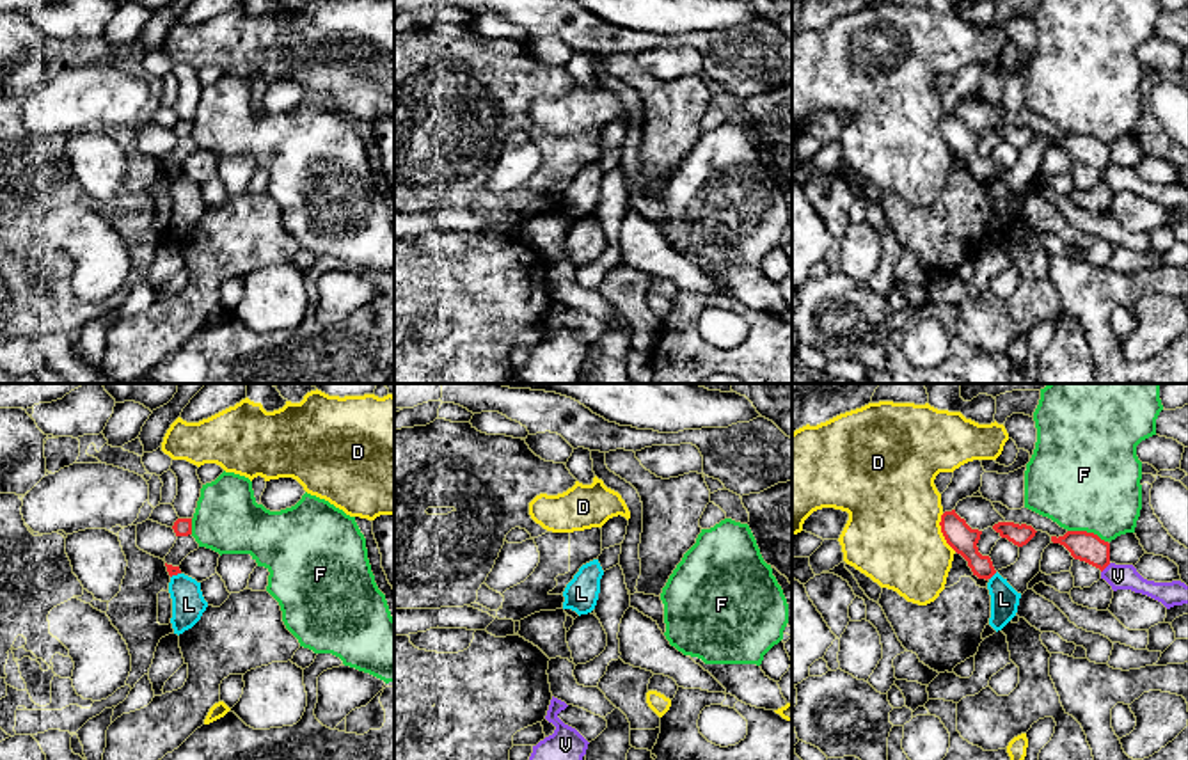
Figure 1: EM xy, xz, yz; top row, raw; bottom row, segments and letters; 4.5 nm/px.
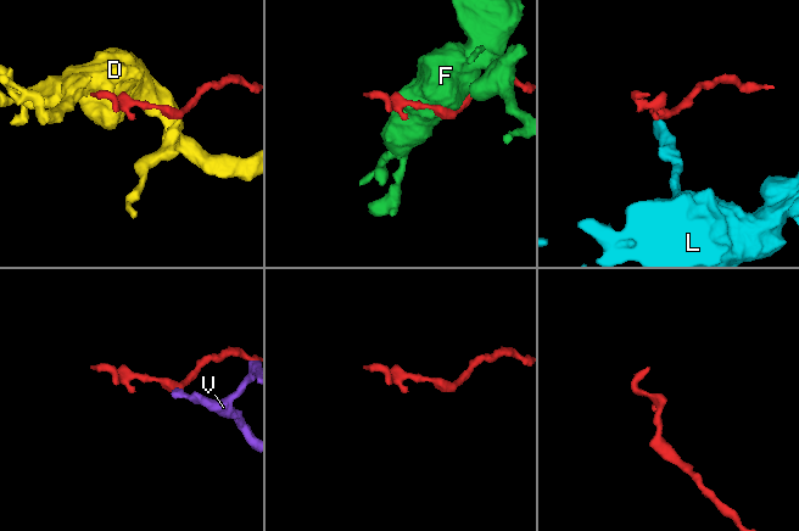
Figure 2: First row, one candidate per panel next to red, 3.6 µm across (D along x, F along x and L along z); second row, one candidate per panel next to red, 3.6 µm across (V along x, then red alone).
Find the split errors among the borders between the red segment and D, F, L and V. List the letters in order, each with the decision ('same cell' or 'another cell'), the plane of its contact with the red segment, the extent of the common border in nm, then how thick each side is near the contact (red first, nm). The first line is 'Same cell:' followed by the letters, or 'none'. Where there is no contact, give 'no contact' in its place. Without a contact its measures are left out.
Same cell: none
D: another cell | yz | 190 nm | 120/440 nm
F: another cell | yz | 190 nm | 140/500 nm
L: another cell | yz | 50 nm | 120/130 nm
V: another cell | yz | 60 nm | 140/110 nm

